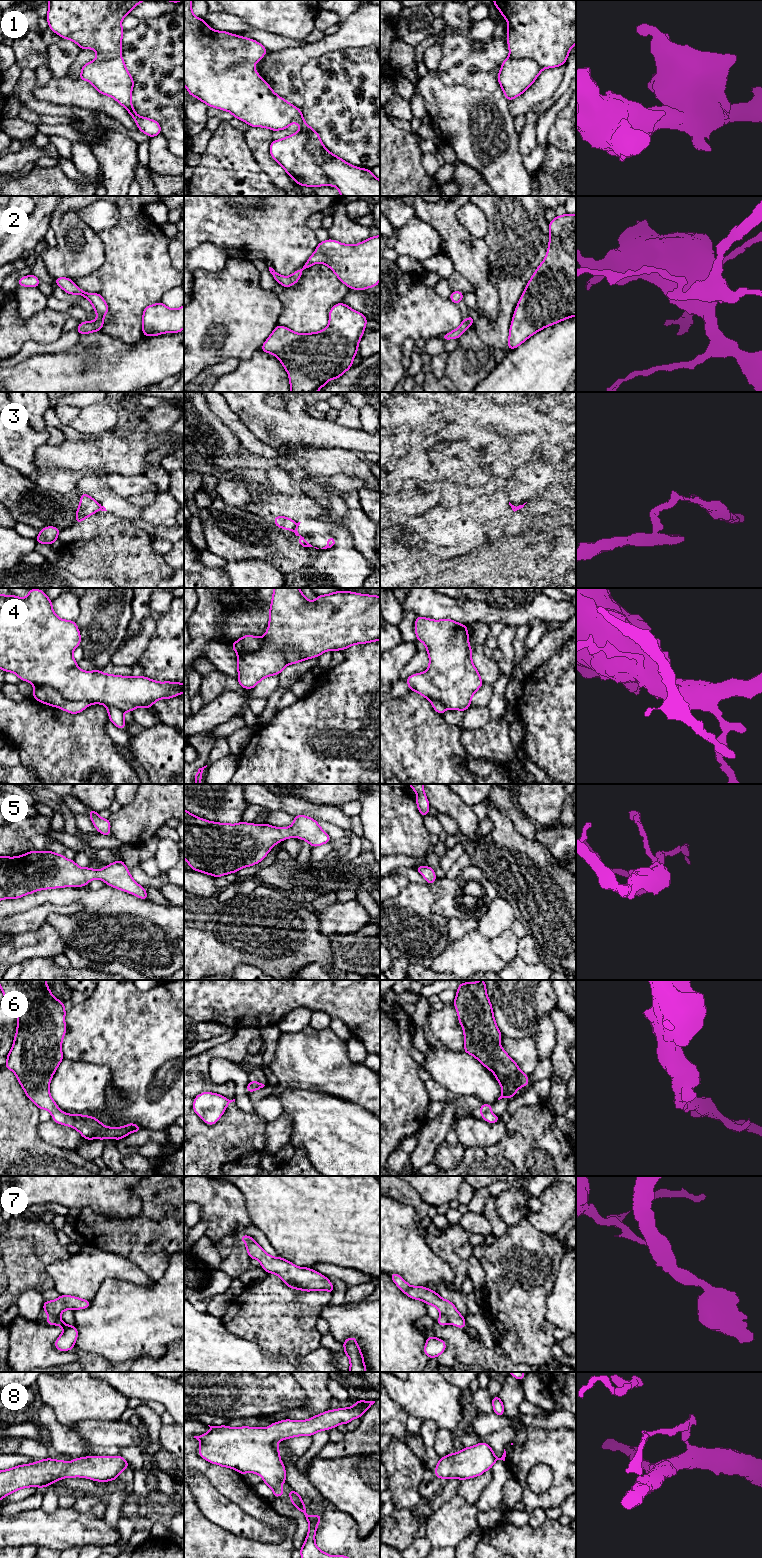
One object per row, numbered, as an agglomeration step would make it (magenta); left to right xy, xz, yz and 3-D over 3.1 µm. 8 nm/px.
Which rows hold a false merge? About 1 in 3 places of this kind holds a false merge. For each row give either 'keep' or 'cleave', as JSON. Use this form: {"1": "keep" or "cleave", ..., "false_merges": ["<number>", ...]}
{"1": "cleave", "2": "keep", "3": "cleave", "4": "cleave", "5": "keep", "6": "keep", "7": "cleave", "8": "keep", "false_merges": ["1", "3", "4", "7"]}

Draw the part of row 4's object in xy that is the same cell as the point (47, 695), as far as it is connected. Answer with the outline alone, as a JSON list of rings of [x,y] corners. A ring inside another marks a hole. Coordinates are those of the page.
[[[49,686],[35,687],[33,690],[33,698],[43,704],[60,708],[71,714],[80,713],[89,705],[95,704],[88,701],[69,701],[56,689]]]

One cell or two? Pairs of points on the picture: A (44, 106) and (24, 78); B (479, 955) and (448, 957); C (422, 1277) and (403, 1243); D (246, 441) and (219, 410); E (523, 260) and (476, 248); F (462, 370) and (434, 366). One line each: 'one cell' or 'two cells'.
A: one cell
B: one cell
C: one cell
D: one cell
E: two cells
F: two cells

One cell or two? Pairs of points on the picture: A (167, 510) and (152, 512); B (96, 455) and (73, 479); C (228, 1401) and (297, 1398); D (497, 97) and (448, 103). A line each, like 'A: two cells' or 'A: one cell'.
A: one cell
B: two cells
C: one cell
D: one cell

